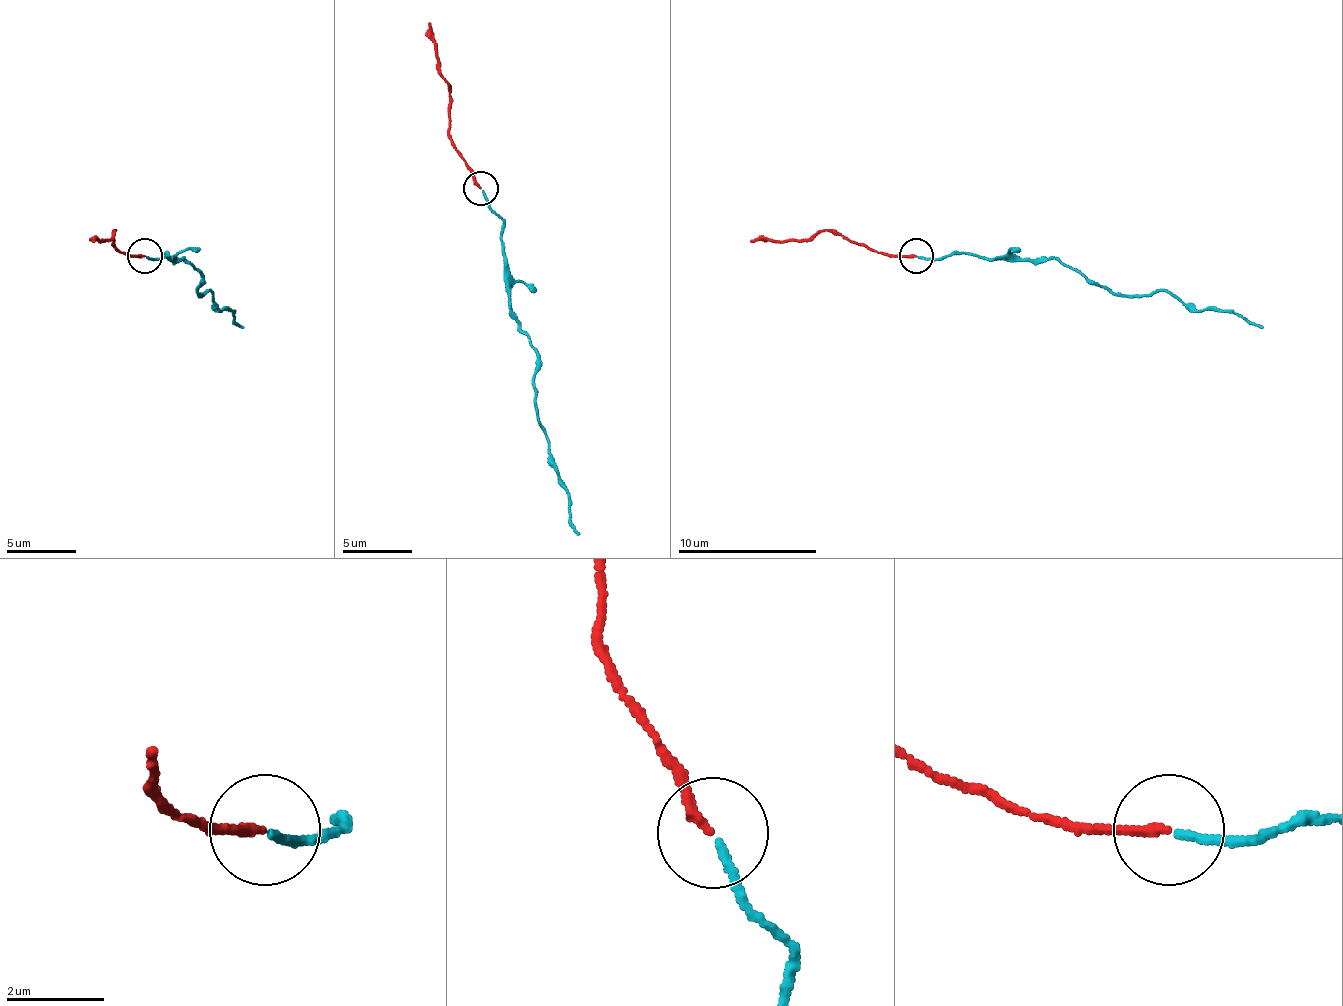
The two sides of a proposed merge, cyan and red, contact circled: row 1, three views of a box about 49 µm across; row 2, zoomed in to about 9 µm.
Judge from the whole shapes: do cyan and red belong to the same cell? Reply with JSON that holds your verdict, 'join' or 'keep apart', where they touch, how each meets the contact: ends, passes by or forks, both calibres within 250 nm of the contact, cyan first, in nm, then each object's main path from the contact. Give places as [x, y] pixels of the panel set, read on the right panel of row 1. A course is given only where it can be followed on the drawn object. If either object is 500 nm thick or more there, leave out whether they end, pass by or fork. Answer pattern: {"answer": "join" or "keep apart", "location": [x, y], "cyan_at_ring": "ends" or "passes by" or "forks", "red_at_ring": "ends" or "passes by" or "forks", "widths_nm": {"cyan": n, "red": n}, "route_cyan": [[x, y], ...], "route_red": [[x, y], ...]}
{"answer": "join", "location": [916, 256], "cyan_at_ring": "ends", "red_at_ring": "ends", "widths_nm": {"cyan": 150, "red": 180}, "route_cyan": [[919, 255], [932, 258], [950, 252], [1058, 258], [1114, 293], [1166, 290], [1197, 311], [1232, 311], [1263, 328]], "route_red": [[915, 255], [880, 255], [866, 245], [828, 231], [800, 241], [751, 241]]}

